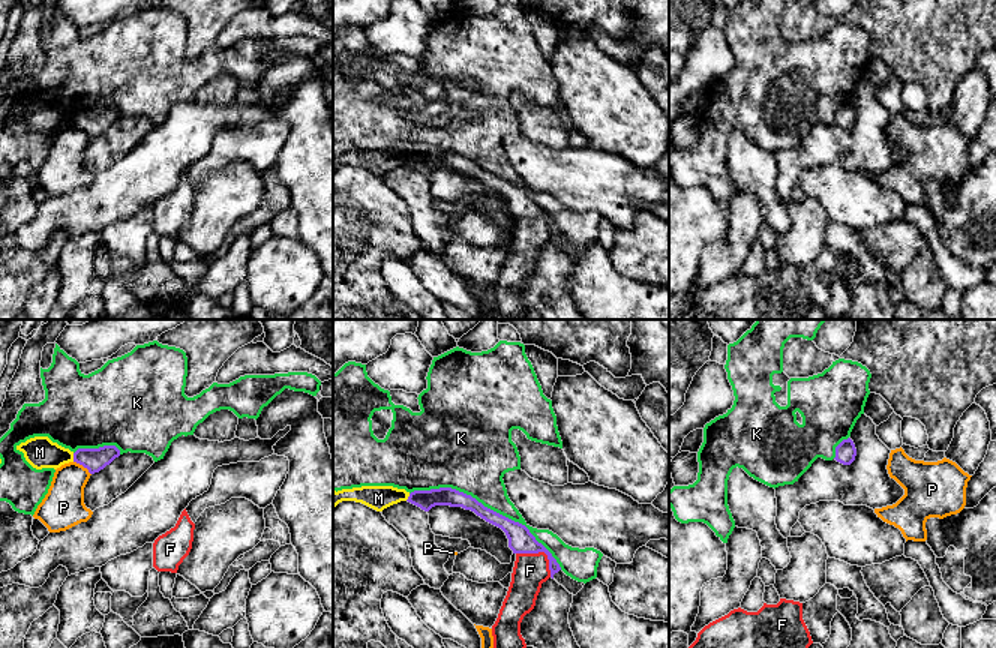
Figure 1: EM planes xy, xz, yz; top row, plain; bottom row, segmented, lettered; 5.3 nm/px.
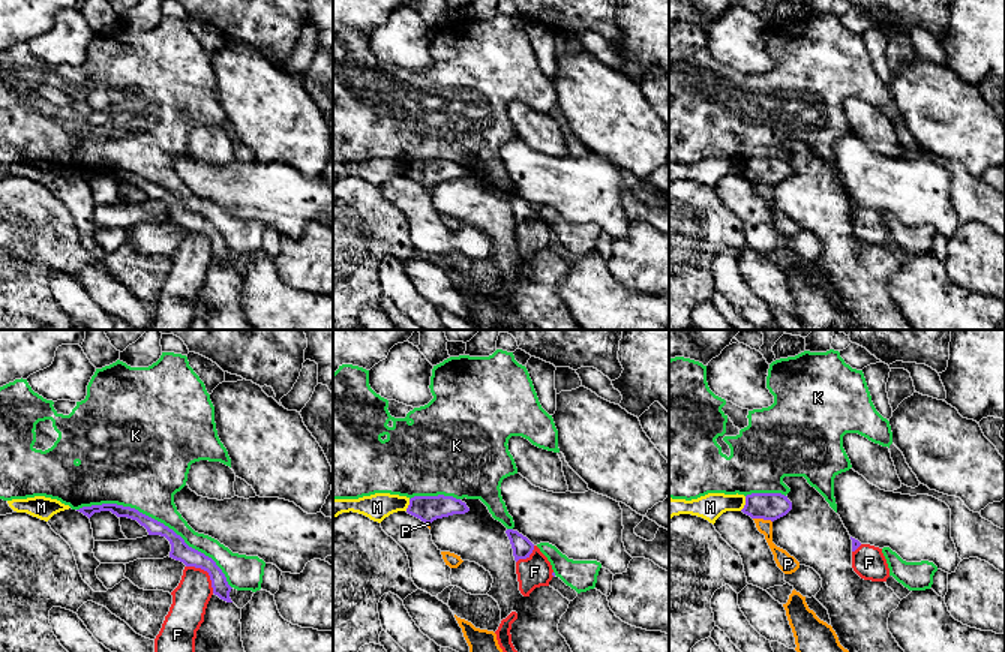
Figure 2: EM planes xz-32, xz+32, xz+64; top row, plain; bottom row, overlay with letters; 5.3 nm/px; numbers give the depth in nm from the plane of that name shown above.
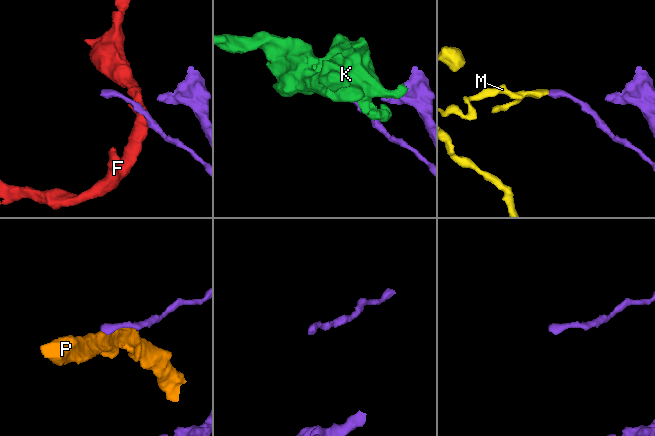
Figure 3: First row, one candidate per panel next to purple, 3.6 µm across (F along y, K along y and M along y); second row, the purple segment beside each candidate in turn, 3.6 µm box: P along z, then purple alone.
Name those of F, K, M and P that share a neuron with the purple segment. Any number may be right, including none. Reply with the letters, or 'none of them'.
none of them

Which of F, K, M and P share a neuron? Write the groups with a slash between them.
F / K / M / P

